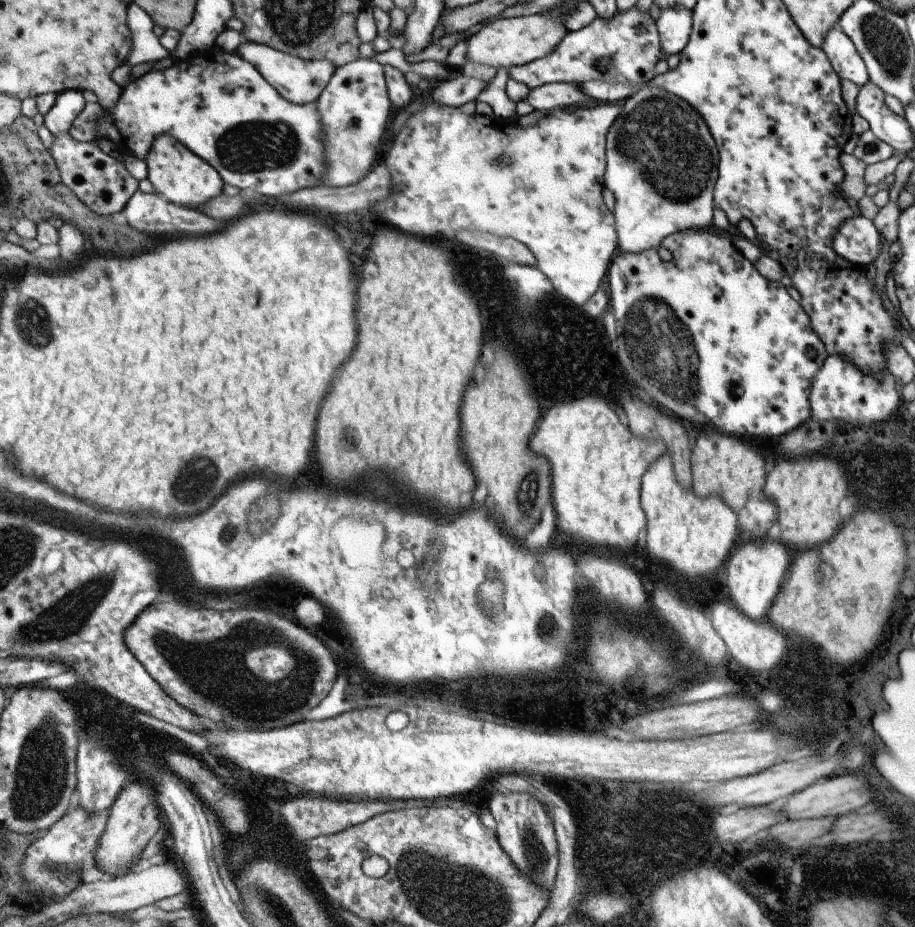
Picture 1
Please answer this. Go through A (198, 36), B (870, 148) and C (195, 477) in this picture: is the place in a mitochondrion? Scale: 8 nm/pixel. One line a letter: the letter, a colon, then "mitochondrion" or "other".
A: other
B: mitochondrion
C: mitochondrion

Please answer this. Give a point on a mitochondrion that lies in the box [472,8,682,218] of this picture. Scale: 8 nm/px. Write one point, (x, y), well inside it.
(602, 63)

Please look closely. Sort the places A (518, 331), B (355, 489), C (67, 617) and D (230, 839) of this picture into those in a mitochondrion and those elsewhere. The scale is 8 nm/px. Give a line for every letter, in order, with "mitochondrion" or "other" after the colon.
A: other
B: other
C: mitochondrion
D: other

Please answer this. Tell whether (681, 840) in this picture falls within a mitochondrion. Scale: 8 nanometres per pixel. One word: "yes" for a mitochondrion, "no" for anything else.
yes

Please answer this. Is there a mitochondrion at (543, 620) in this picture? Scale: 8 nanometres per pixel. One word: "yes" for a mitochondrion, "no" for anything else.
no

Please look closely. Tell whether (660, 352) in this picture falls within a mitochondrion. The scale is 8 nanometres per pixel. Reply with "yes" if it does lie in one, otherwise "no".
yes

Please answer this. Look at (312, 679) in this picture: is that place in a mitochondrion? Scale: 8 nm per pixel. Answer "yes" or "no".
yes

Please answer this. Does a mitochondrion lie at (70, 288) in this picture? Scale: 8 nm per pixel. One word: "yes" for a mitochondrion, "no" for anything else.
no

